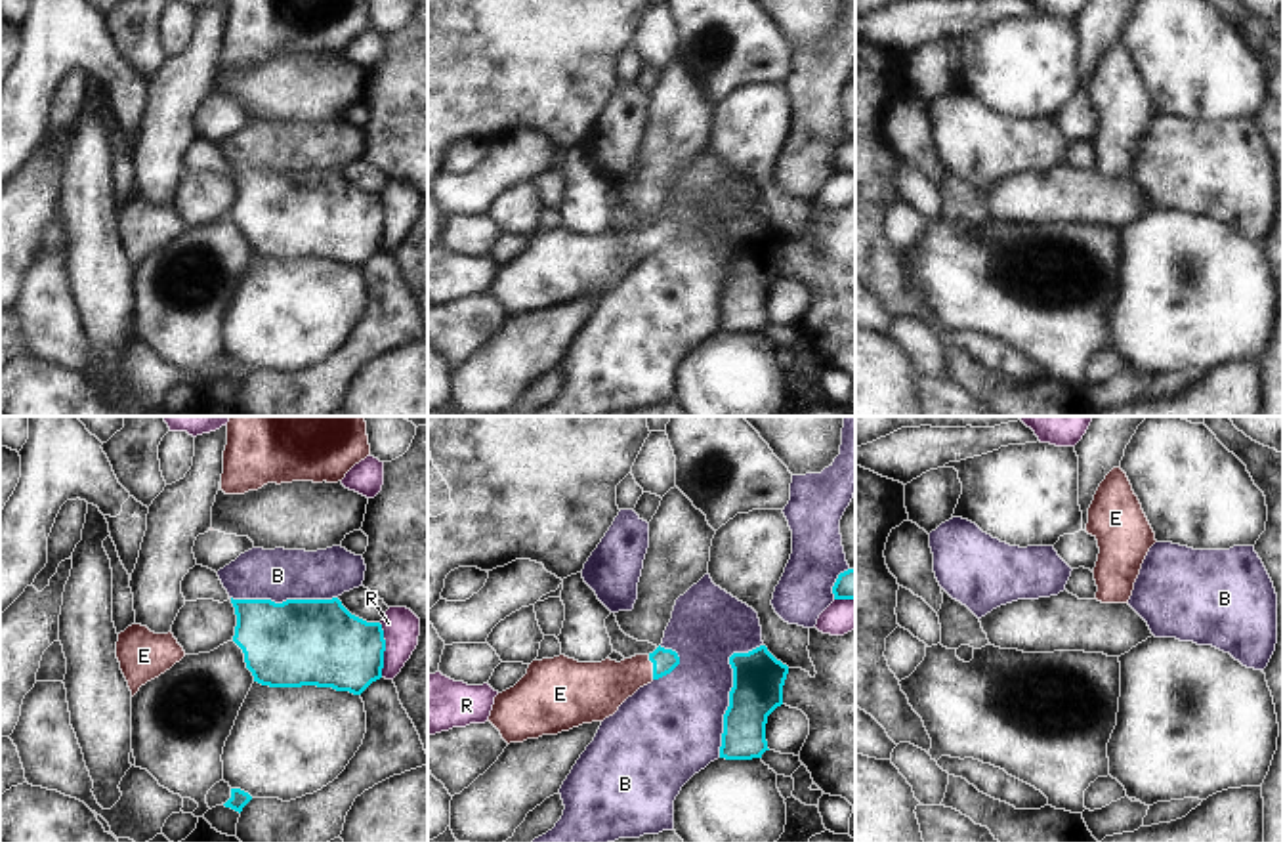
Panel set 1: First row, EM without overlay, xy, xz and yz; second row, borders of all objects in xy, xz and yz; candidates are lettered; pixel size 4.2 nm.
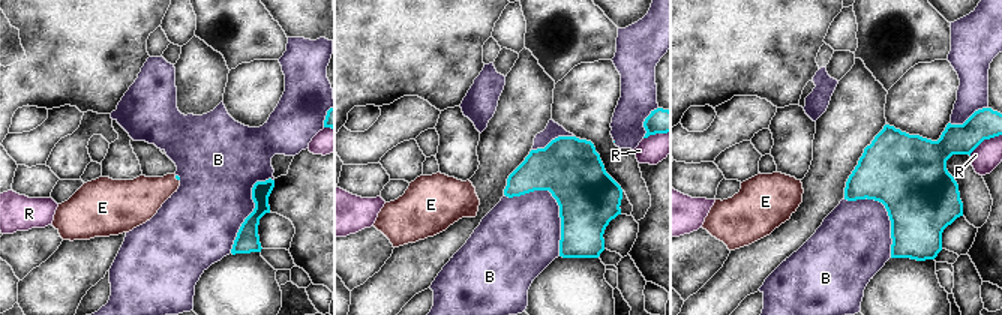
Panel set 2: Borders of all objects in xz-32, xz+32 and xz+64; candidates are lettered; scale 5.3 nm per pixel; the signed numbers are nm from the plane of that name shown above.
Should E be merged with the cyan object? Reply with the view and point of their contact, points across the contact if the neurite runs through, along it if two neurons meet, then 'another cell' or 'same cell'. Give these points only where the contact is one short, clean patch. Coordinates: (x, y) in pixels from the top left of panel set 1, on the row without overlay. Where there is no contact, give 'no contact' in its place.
contact xz (653, 239); way xz (665, 233), (653, 239), (598, 260); same cell

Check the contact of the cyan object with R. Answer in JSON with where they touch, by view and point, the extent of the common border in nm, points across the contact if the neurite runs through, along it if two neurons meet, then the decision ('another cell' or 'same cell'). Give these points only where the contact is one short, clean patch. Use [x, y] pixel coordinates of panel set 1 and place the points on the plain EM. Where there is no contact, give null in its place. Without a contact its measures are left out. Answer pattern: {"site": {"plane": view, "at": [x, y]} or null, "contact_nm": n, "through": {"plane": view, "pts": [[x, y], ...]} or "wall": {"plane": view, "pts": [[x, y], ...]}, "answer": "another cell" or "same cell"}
{"site": {"plane": "xy", "at": [384, 222]}, "contact_nm": 240, "answer": "another cell"}

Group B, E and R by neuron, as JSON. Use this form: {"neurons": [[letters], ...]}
{"neurons": [["B"], ["E"], ["R"]]}

